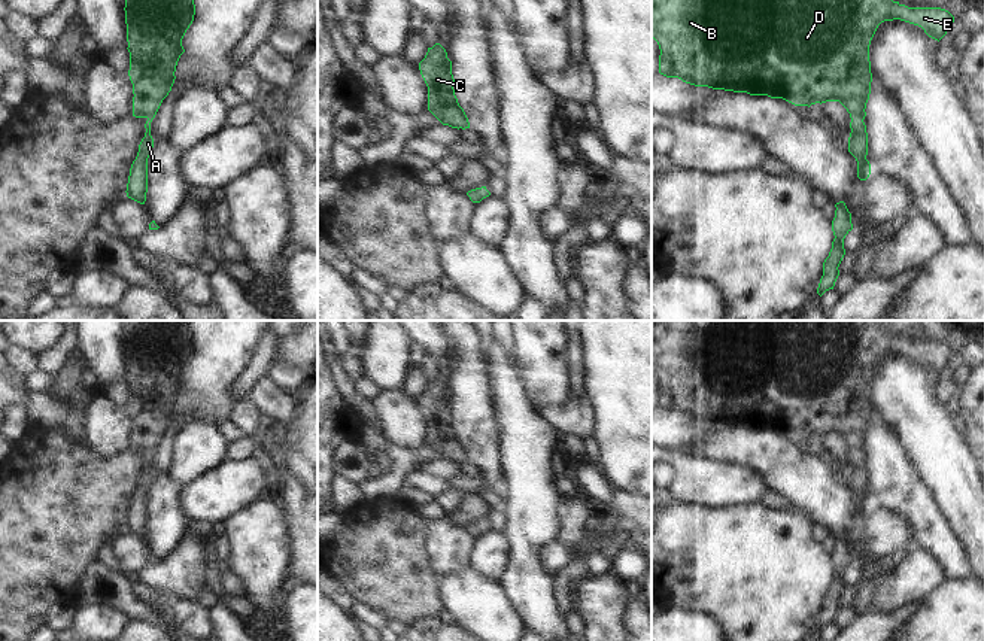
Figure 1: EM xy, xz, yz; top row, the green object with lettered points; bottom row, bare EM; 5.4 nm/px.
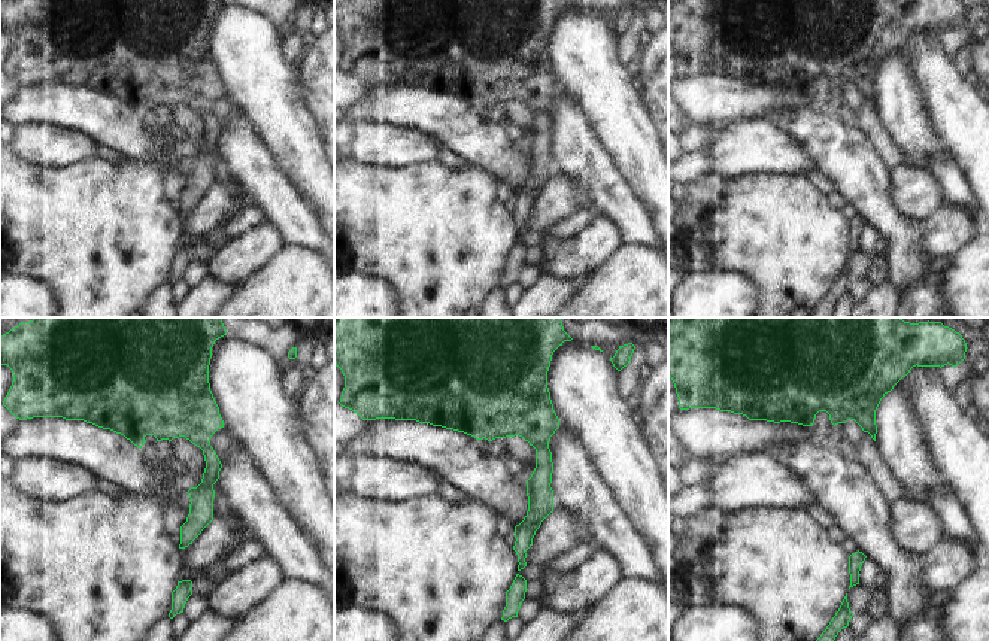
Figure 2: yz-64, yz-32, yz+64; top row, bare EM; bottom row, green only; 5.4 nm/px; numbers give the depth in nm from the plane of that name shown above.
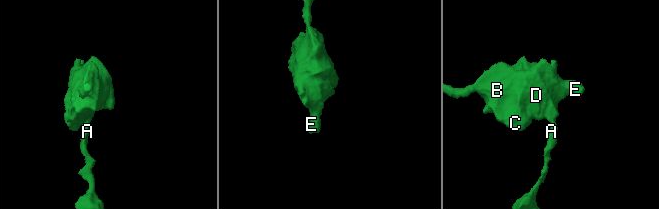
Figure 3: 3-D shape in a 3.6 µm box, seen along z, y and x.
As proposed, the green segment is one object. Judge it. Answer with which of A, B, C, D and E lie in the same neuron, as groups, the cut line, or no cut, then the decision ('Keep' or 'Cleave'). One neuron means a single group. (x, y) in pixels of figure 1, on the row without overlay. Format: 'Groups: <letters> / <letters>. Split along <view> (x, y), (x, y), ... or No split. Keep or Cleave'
Groups: A B C D E. No split. Keep

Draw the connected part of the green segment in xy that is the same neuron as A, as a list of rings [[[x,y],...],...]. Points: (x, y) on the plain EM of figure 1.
[[[125,320],[125,329],[133,450],[148,453],[125,526],[145,538],[148,492],[154,481],[151,456],[174,417],[176,400],[185,386],[182,373],[194,355],[195,338],[191,320]]]

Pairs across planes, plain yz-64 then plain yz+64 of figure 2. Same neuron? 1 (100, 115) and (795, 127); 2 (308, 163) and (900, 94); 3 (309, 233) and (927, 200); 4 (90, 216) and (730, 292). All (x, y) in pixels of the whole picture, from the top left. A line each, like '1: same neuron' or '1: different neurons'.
1: same neuron
2: different neurons
3: different neurons
4: different neurons

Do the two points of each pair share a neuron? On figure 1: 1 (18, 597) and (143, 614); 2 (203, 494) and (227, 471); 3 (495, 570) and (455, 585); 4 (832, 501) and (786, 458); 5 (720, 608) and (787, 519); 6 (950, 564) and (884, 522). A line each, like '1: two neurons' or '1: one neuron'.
1: two neurons
2: one neuron
3: two neurons
4: one neuron
5: one neuron
6: two neurons

